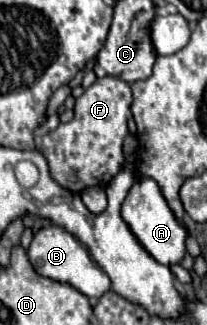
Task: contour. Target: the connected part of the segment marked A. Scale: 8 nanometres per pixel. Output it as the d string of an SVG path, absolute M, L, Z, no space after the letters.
M141 177L137 183L133 183L133 187L129 189L129 193L123 201L121 215L123 215L125 223L129 225L129 229L133 231L133 235L139 239L139 243L147 249L147 253L151 257L155 257L161 265L181 263L183 255L187 253L185 239L187 239L189 233L187 233L185 225L175 217L171 207L167 205L167 201L165 201L159 185L155 183L155 179Z

